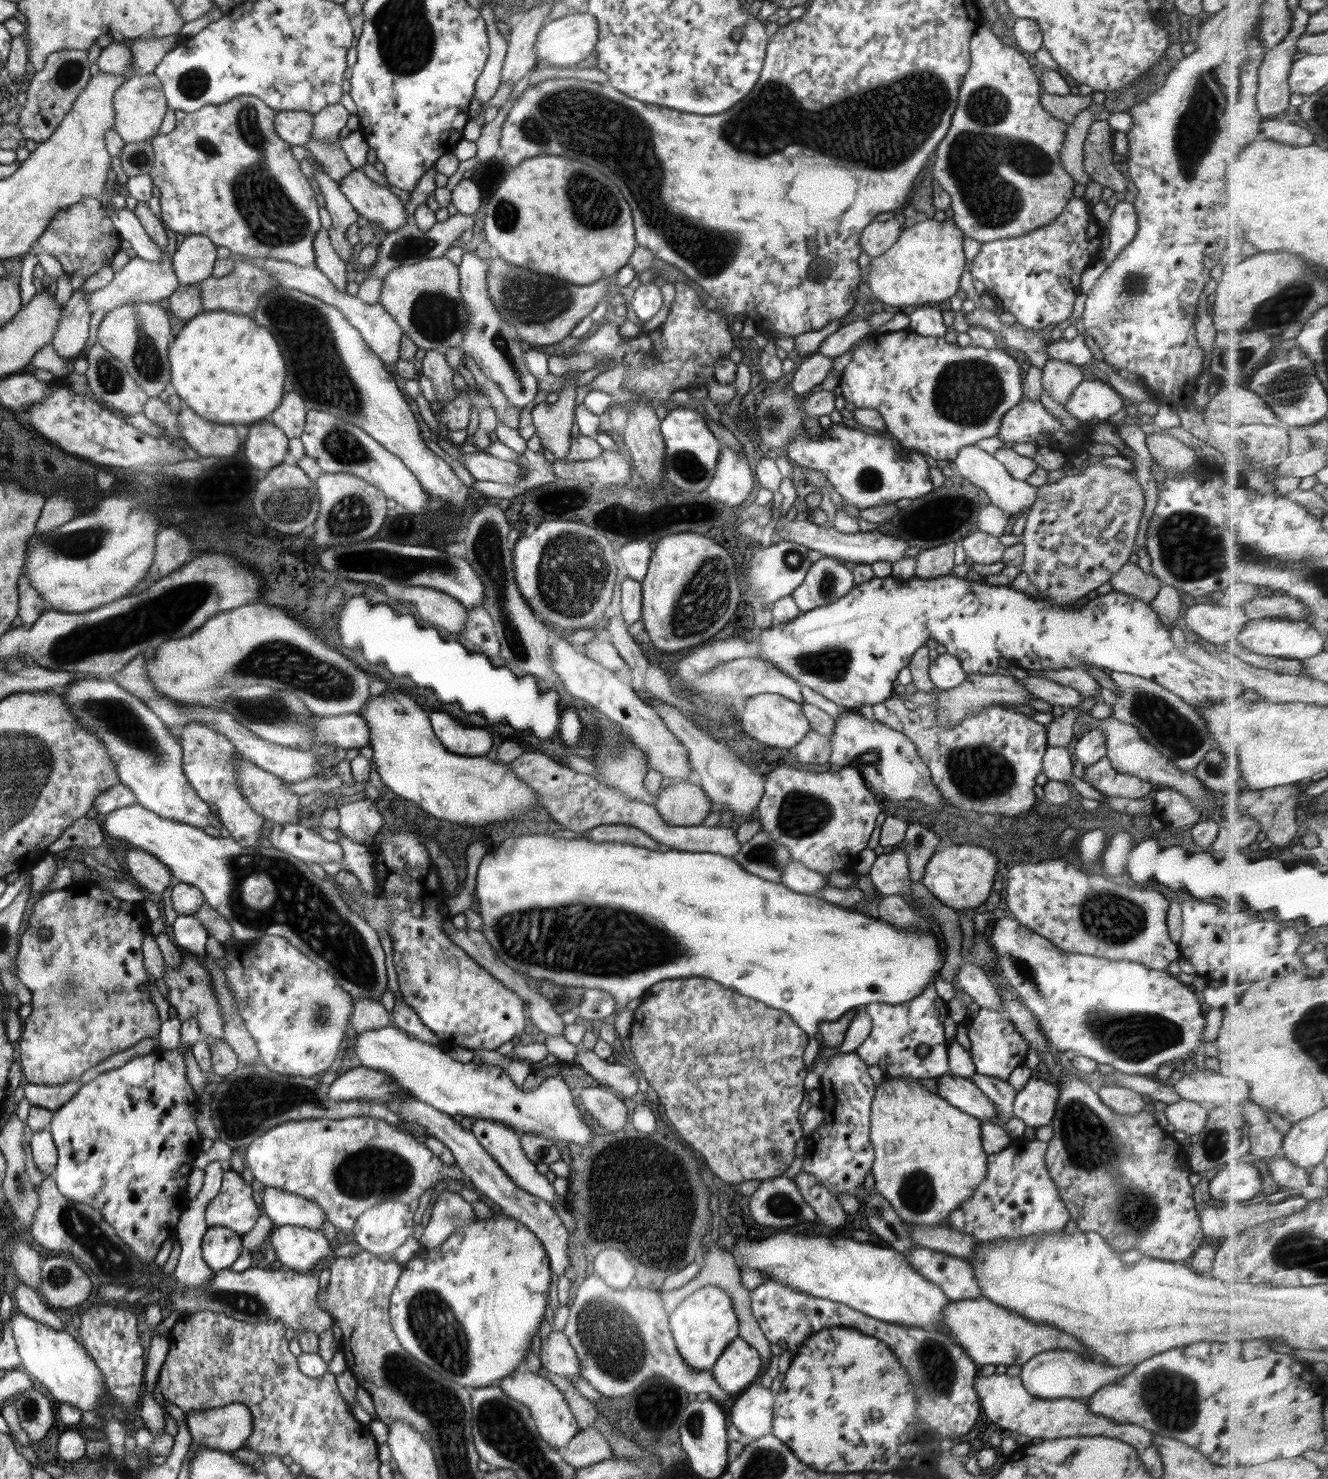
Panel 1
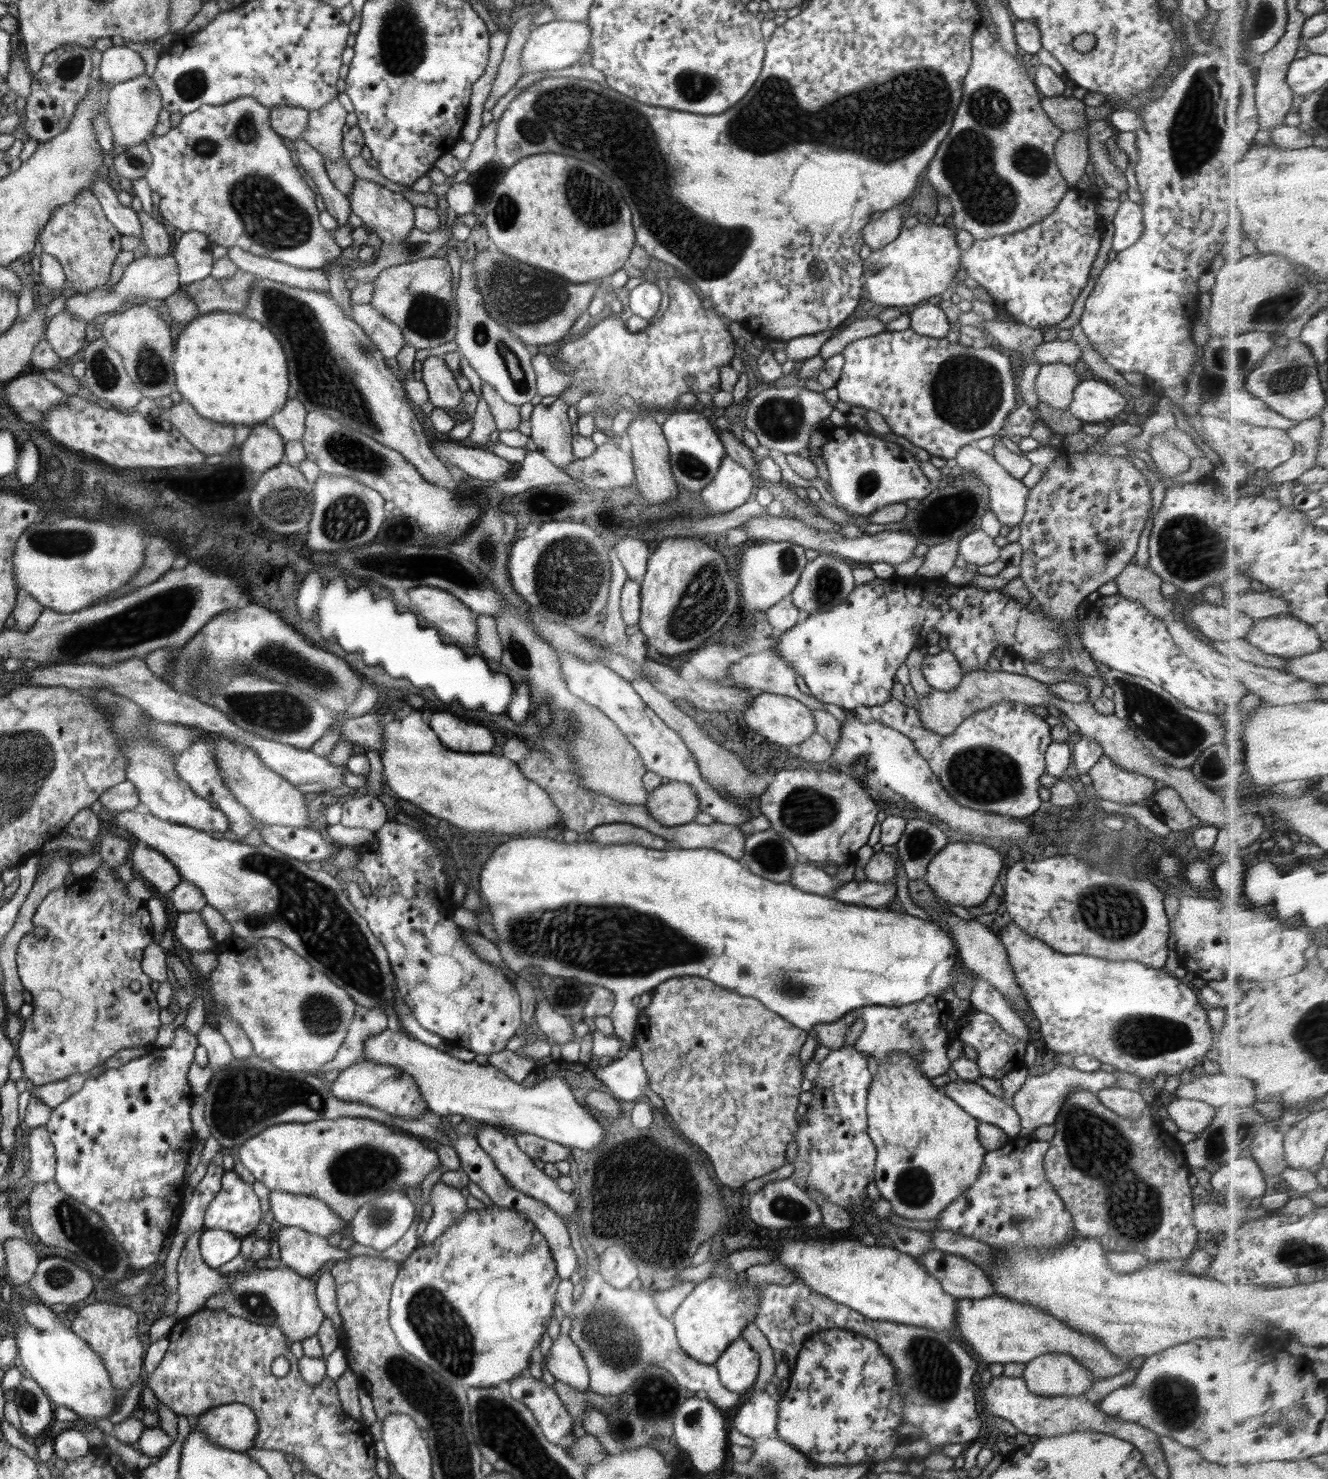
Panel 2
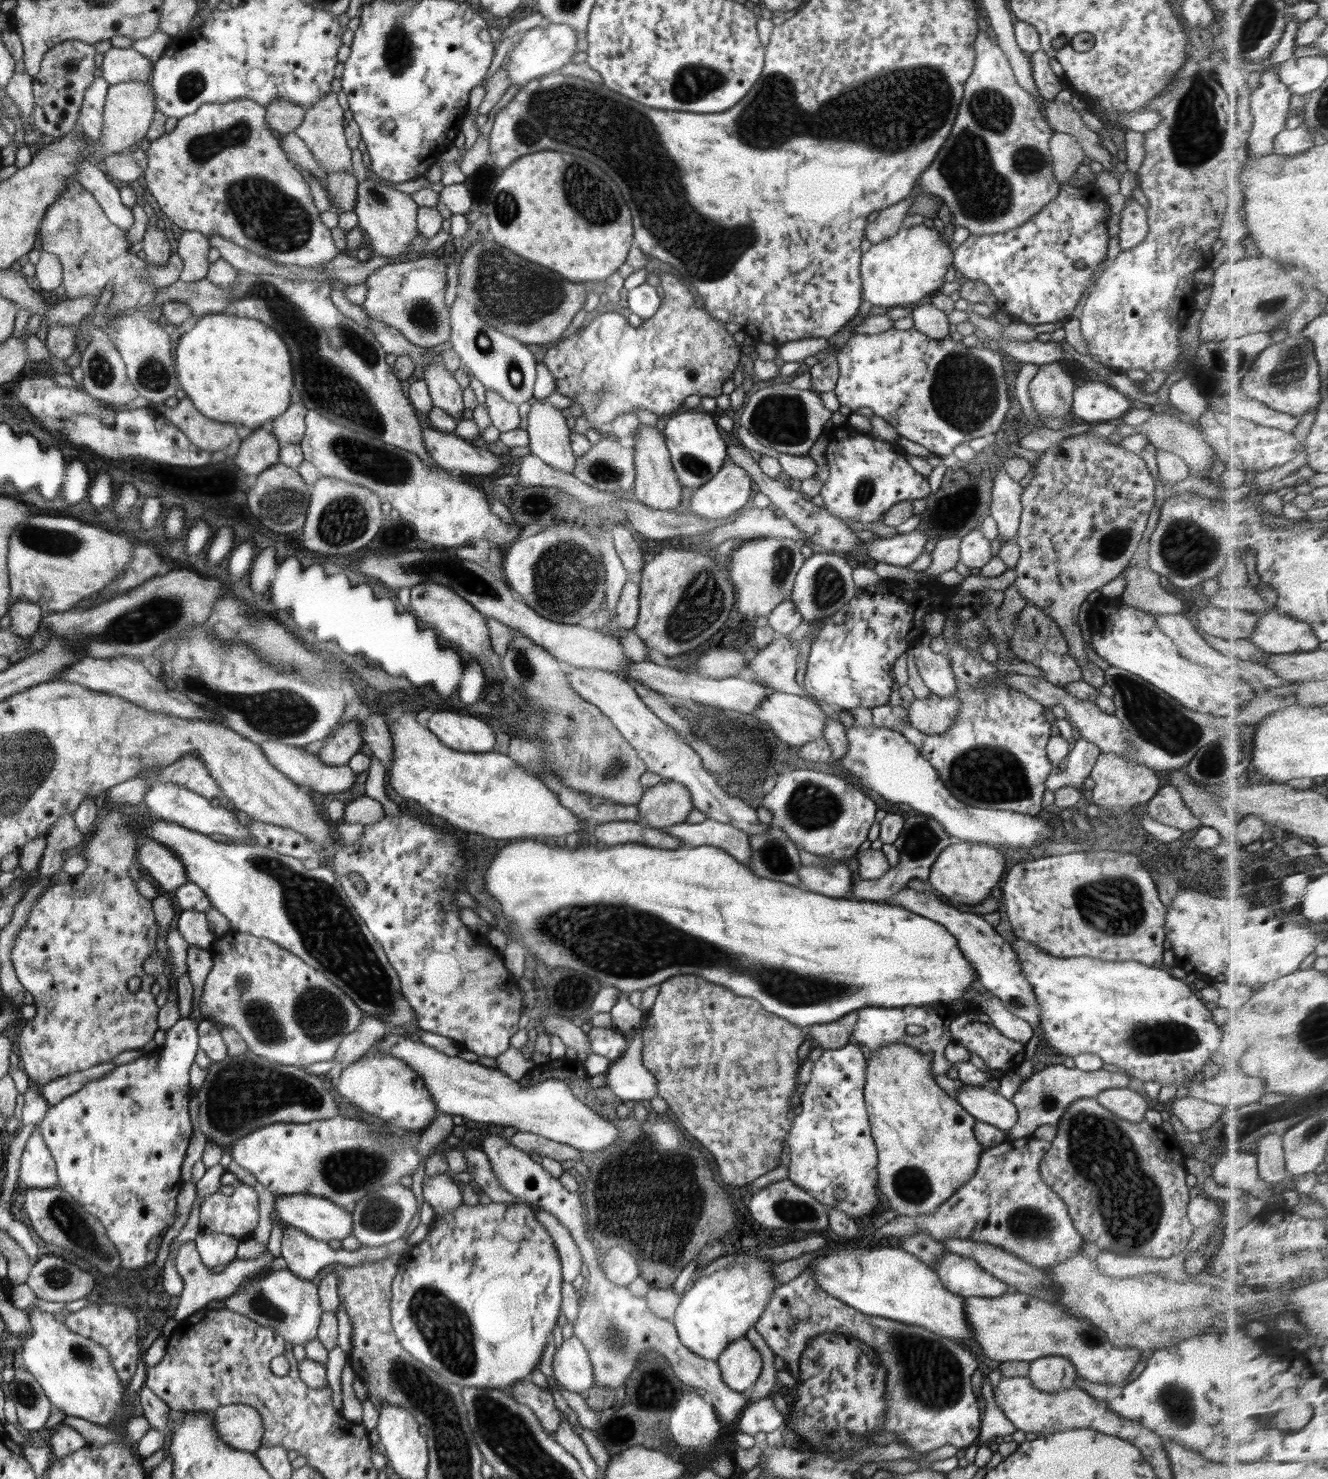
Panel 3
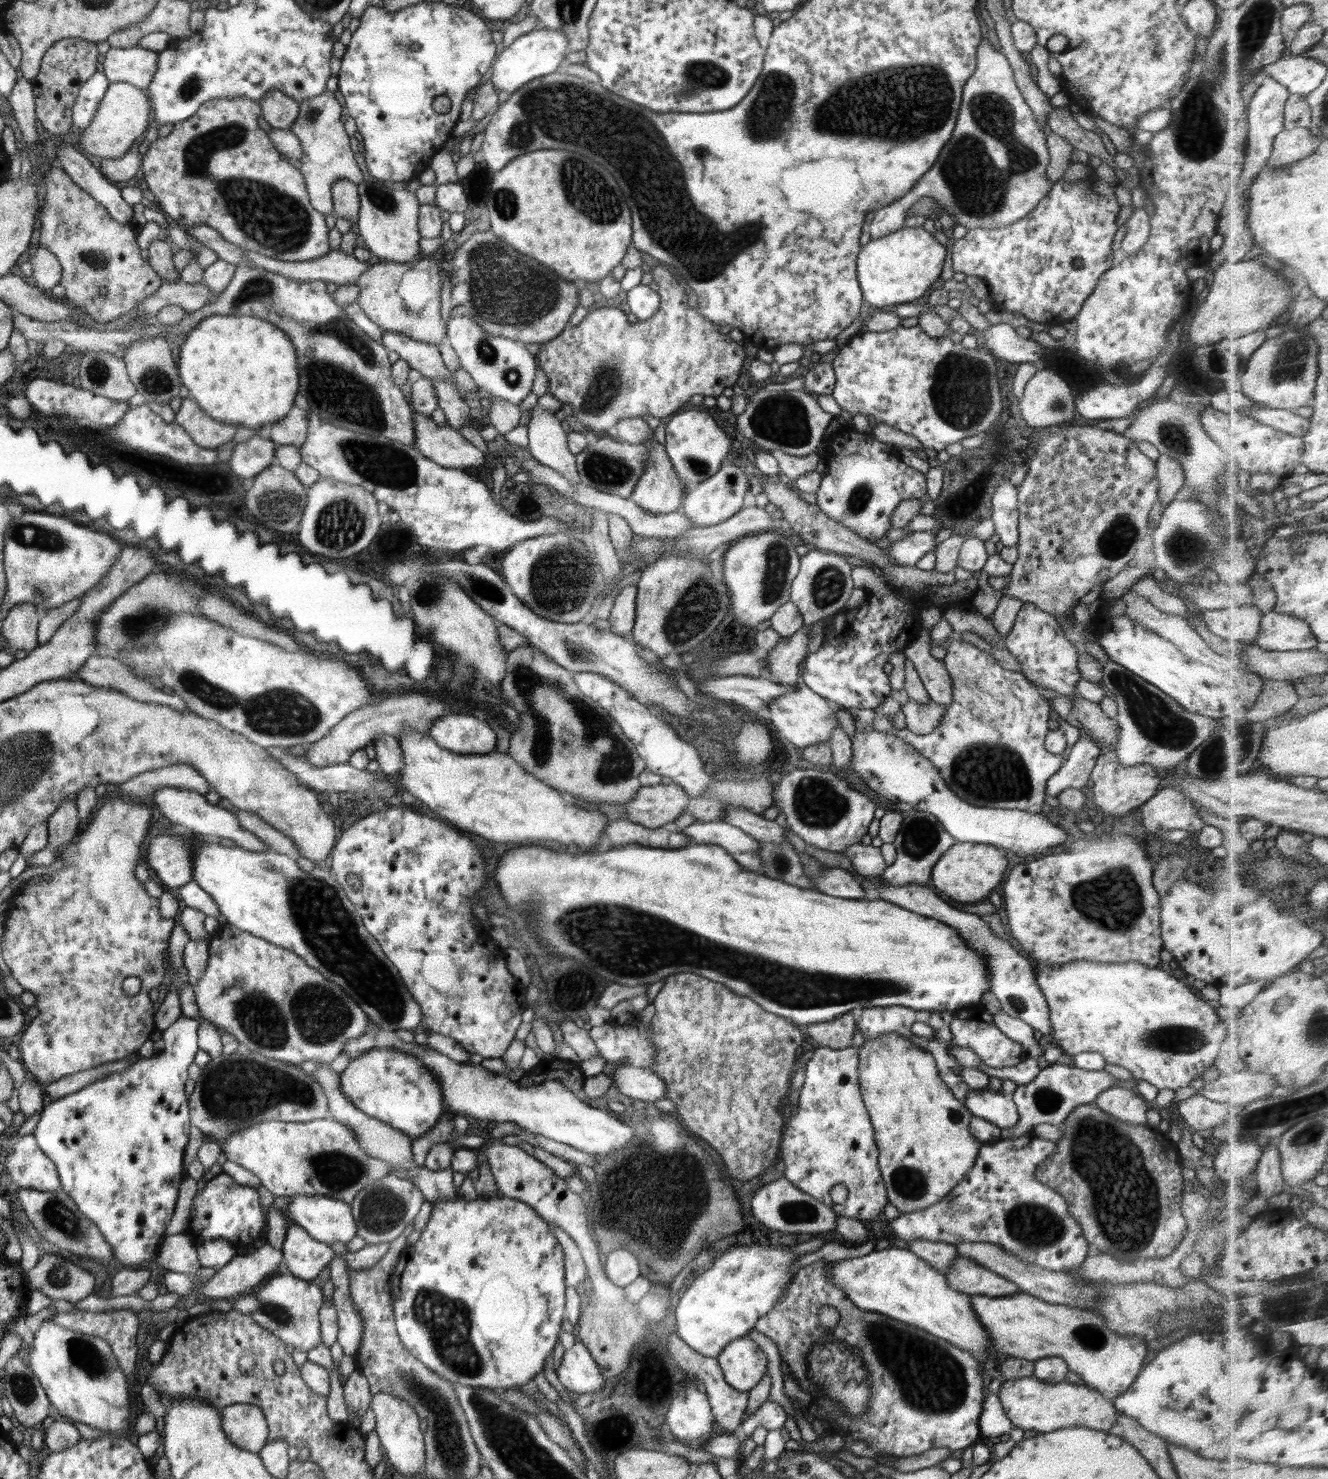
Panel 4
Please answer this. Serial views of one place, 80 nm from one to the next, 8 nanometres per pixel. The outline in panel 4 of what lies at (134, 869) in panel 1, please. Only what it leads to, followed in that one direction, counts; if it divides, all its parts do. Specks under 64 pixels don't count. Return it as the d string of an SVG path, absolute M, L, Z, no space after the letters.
M181 833L169 836L156 835L149 838L148 848L144 850L144 863L156 881L168 888L178 888L194 878L193 850L202 836Z

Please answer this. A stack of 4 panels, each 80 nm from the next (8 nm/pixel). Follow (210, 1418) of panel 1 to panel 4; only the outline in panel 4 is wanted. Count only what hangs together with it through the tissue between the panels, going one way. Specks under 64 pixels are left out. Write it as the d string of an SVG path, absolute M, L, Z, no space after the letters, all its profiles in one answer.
M228 1405L222 1412L222 1429L236 1446L258 1453L267 1443L268 1424L259 1406Z

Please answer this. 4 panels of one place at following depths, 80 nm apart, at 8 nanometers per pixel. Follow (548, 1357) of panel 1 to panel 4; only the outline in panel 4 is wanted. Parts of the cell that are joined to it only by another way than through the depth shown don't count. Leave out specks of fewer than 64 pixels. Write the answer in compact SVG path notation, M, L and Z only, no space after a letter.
M577 1339L574 1346L564 1352L556 1372L565 1388L579 1395L599 1392L606 1380L588 1349Z

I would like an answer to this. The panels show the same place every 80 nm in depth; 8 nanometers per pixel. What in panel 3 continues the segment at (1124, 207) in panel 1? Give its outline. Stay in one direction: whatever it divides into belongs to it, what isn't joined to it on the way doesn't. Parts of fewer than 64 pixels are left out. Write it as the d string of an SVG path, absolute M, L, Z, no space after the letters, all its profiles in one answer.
M1127 199L1119 225L1118 244L1121 250L1138 246L1148 234L1147 210L1136 199Z

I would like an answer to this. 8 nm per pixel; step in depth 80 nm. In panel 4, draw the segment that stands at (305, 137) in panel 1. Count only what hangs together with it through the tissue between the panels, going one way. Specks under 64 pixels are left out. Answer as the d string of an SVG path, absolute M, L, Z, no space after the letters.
M278 89L269 90L258 104L262 117L272 129L290 129L298 117L299 103Z

